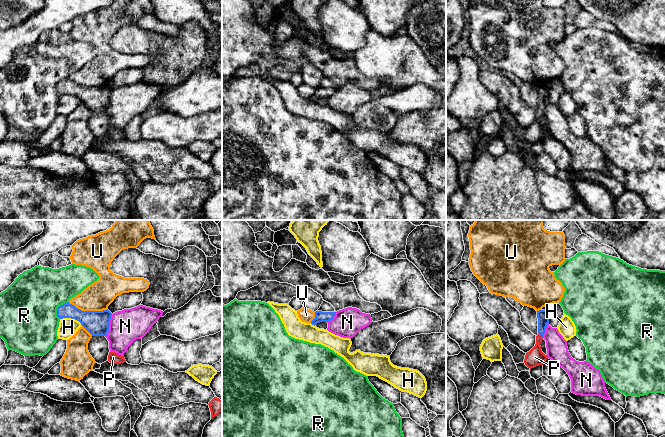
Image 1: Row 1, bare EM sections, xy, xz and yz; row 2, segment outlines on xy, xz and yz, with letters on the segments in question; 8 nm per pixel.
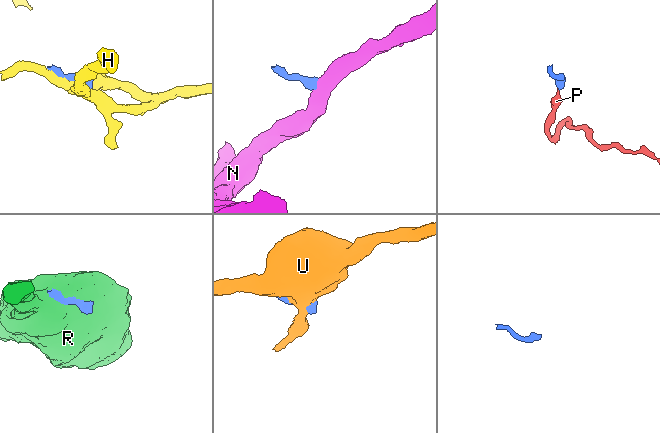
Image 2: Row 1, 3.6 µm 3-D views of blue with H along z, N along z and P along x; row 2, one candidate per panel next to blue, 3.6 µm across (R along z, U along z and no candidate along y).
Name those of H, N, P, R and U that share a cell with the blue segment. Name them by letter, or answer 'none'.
P

